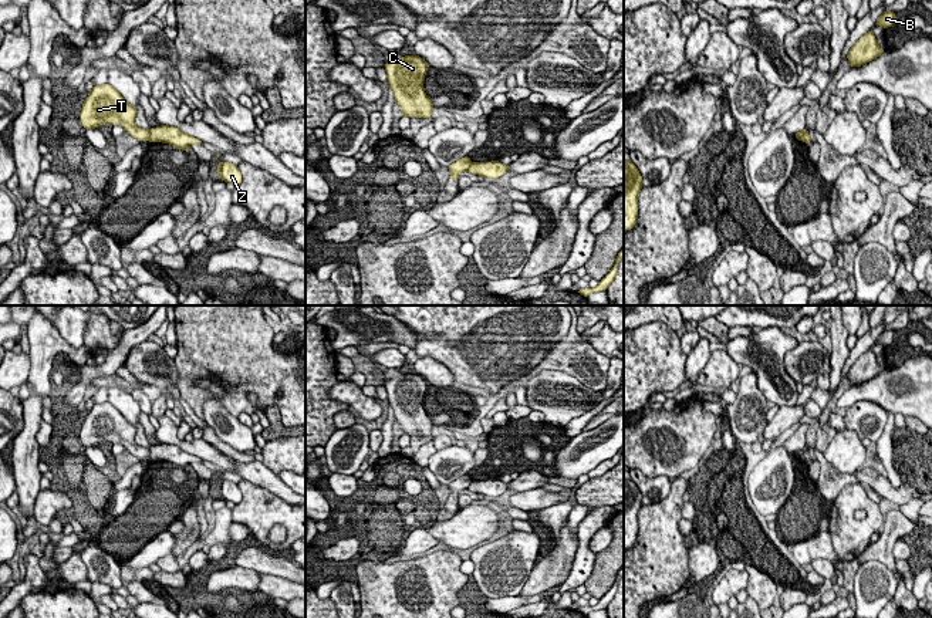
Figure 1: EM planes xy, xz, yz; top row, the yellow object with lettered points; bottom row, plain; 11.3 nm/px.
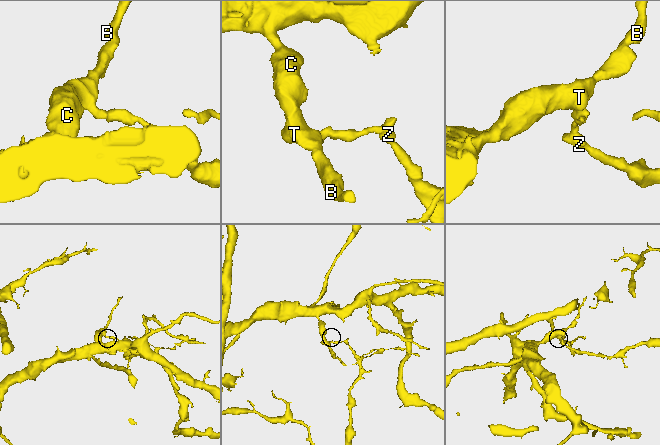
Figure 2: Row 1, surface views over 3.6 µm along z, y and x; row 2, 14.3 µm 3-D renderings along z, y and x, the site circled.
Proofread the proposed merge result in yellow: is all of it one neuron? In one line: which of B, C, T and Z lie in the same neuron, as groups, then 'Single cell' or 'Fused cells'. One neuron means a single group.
Groups: B C T / Z. Fused cells

